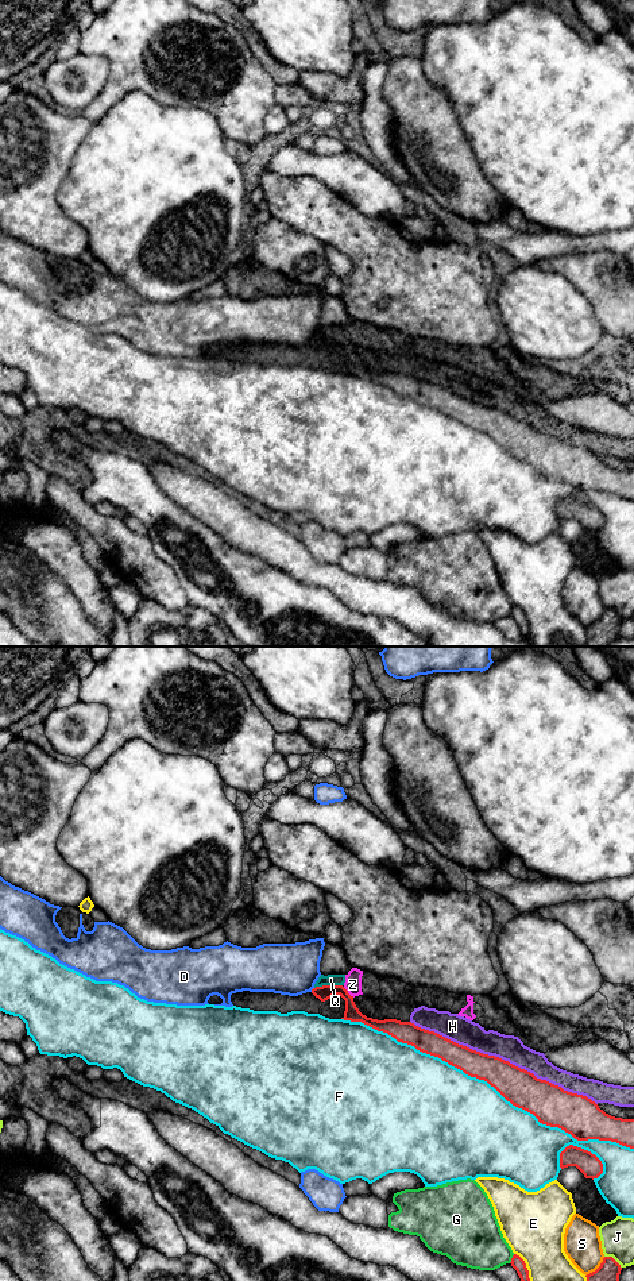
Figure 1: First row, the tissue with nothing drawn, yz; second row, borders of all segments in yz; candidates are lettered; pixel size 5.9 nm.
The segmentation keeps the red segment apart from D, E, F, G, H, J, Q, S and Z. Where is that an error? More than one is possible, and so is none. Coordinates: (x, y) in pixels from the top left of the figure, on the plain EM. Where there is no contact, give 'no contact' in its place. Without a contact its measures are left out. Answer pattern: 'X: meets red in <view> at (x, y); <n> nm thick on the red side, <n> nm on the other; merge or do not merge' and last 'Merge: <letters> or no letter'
D: meets red in yz at (312, 342); 90 nm thick on the red side, 300 nm on the other; do not merge
E: meets red in yz at (528, 622); 80 nm thick on the red side, 360 nm on the other; do not merge
F: meets red in yz at (487, 433); 220 nm thick on the red side, 480 nm on the other; do not merge
G: meets red in yz at (511, 610); 80 nm thick on the red side, 320 nm on the other; do not merge
H: meets red in yz at (503, 412); 220 nm thick on the red side, 160 nm on the other; do not merge
J: meets red in yz at (614, 612); 160 nm thick on the red side, 200 nm on the other; do not merge
Q: meets red in yz at (328, 338); 90 nm thick on the red side, 60 nm on the other; do not merge
S: meets red in yz at (598, 620); 160 nm thick on the red side, 220 nm on the other; do not merge
Z: meets red in yz at (347, 344); 90 nm thick on the red side, 100 nm on the other; do not merge
Merge: no letter

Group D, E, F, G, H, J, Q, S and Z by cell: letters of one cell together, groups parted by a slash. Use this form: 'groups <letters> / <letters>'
groups D / E / F / G / H / J / Q Z / S

